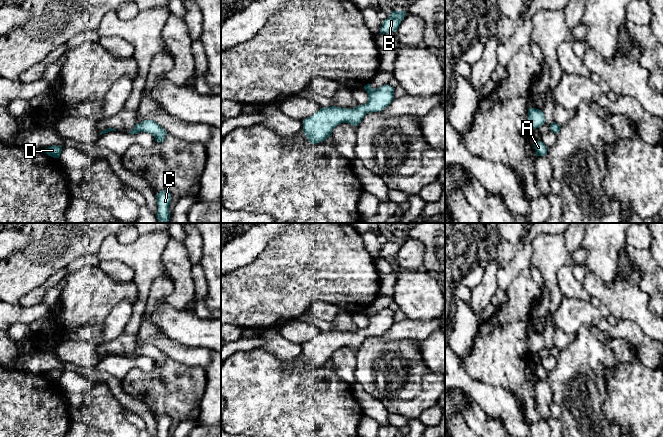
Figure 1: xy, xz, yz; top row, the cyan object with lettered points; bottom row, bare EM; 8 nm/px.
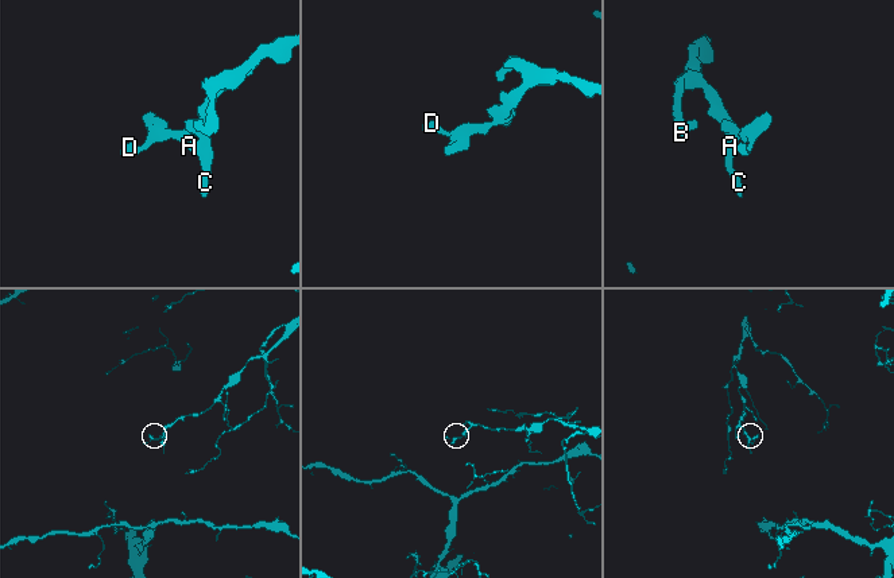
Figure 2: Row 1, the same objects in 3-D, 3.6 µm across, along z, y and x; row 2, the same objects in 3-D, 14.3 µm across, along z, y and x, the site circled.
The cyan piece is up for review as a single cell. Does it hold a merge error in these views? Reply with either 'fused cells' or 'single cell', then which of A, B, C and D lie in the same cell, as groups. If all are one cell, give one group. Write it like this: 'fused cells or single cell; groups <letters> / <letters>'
single cell; groups A B C D

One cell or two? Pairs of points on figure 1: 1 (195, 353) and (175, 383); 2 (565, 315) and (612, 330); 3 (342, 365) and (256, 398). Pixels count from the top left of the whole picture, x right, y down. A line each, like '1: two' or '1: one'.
1: two
2: one
3: two

